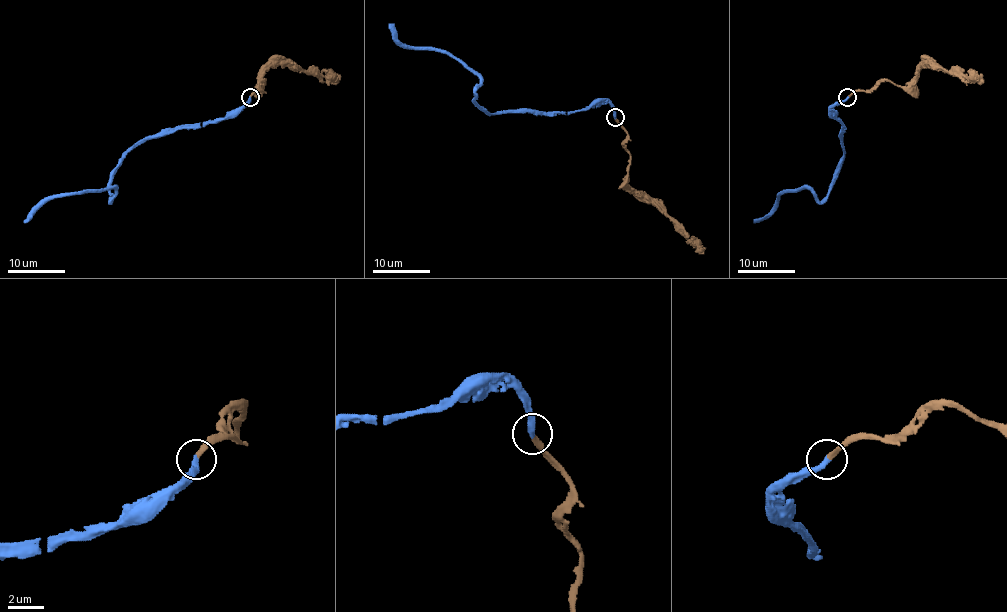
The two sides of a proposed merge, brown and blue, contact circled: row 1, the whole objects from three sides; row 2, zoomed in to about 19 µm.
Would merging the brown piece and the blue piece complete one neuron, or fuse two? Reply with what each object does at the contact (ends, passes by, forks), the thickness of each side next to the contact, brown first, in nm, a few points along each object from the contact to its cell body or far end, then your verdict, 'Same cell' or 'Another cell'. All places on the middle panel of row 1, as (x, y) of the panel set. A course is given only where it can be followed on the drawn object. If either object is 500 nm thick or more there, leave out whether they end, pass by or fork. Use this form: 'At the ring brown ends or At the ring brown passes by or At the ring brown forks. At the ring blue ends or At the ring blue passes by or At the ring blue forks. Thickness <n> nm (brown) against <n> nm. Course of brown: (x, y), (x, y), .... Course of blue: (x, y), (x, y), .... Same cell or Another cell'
At the ring brown ends. At the ring blue ends. Thickness 280 nm (brown) against 320 nm. Course of brown: (614, 118), (627, 135), (624, 148), (630, 155), (626, 184), (646, 195), (703, 254). Course of blue: (614, 118), (609, 103), (570, 112), (490, 113), (475, 101), (480, 79), (437, 50), (407, 48), (388, 23). Same cell

